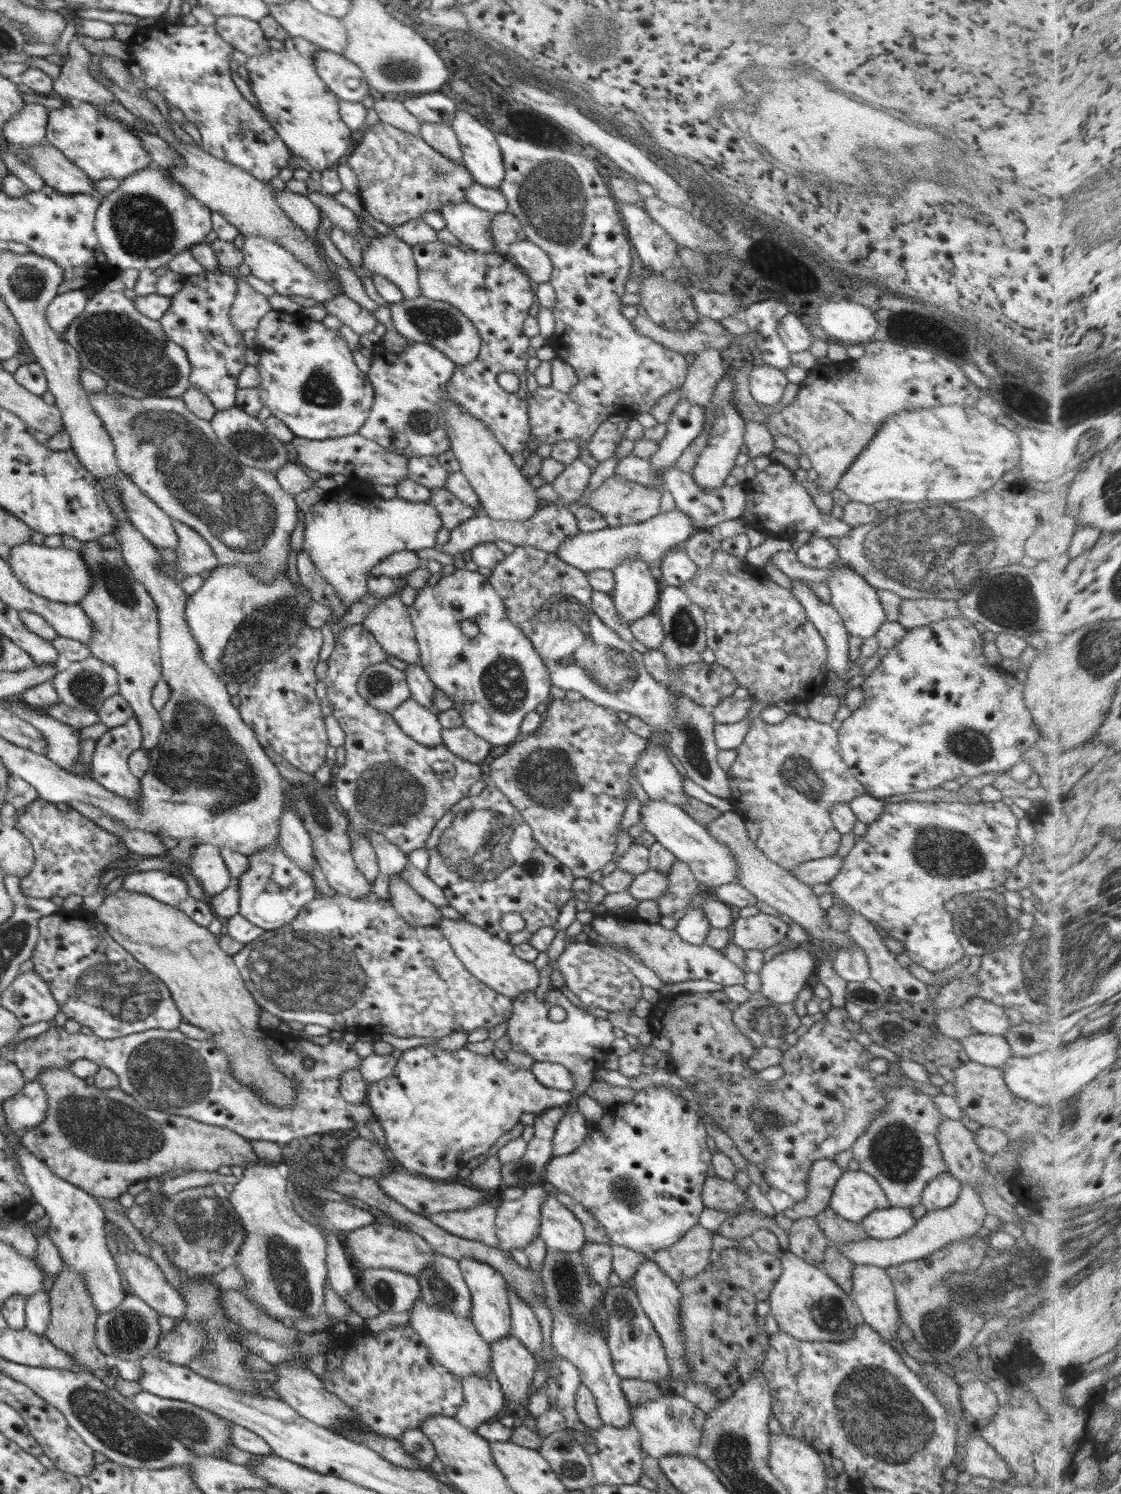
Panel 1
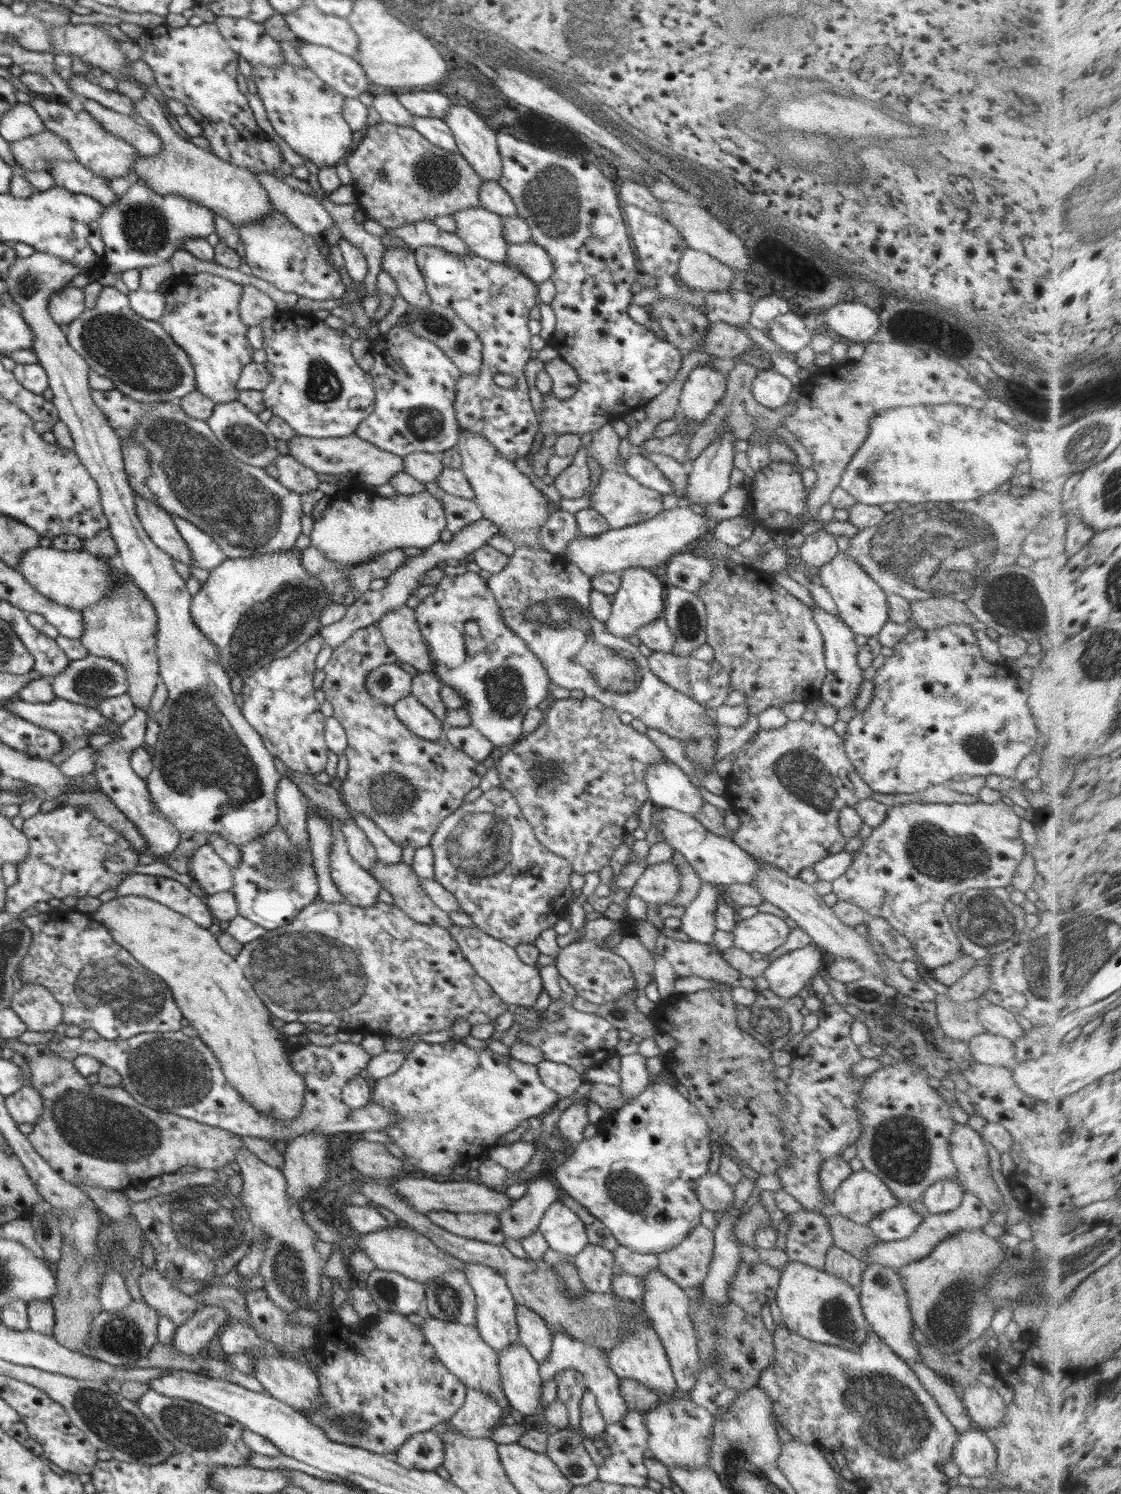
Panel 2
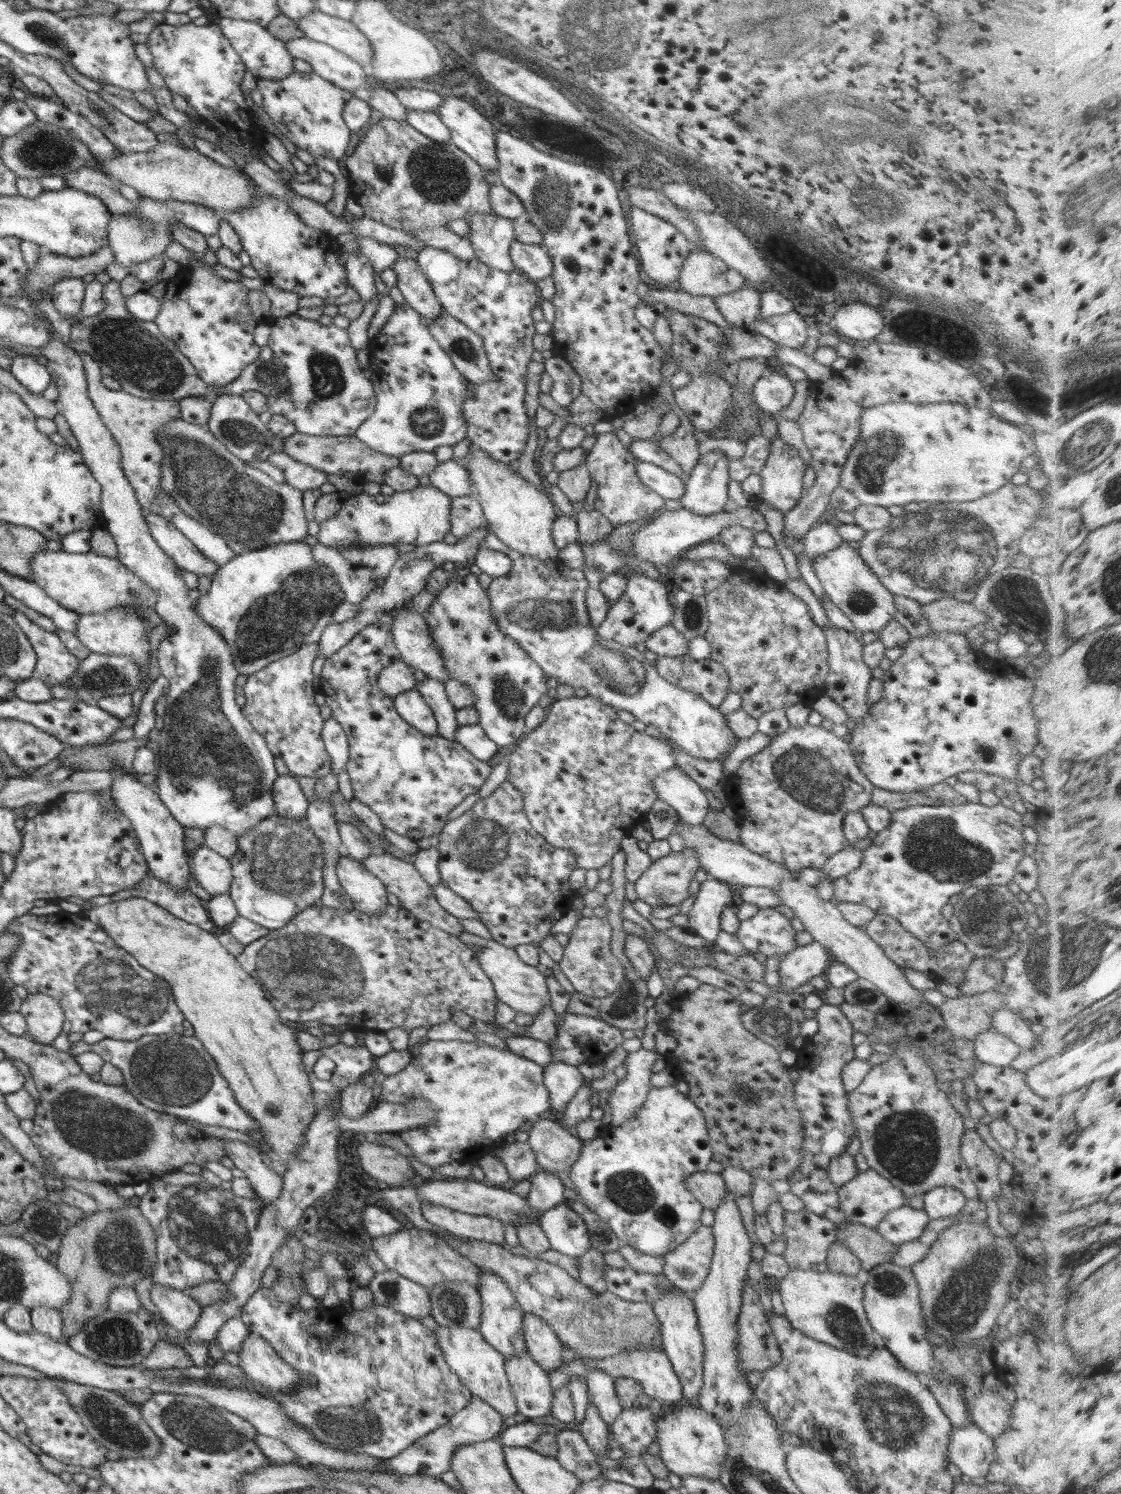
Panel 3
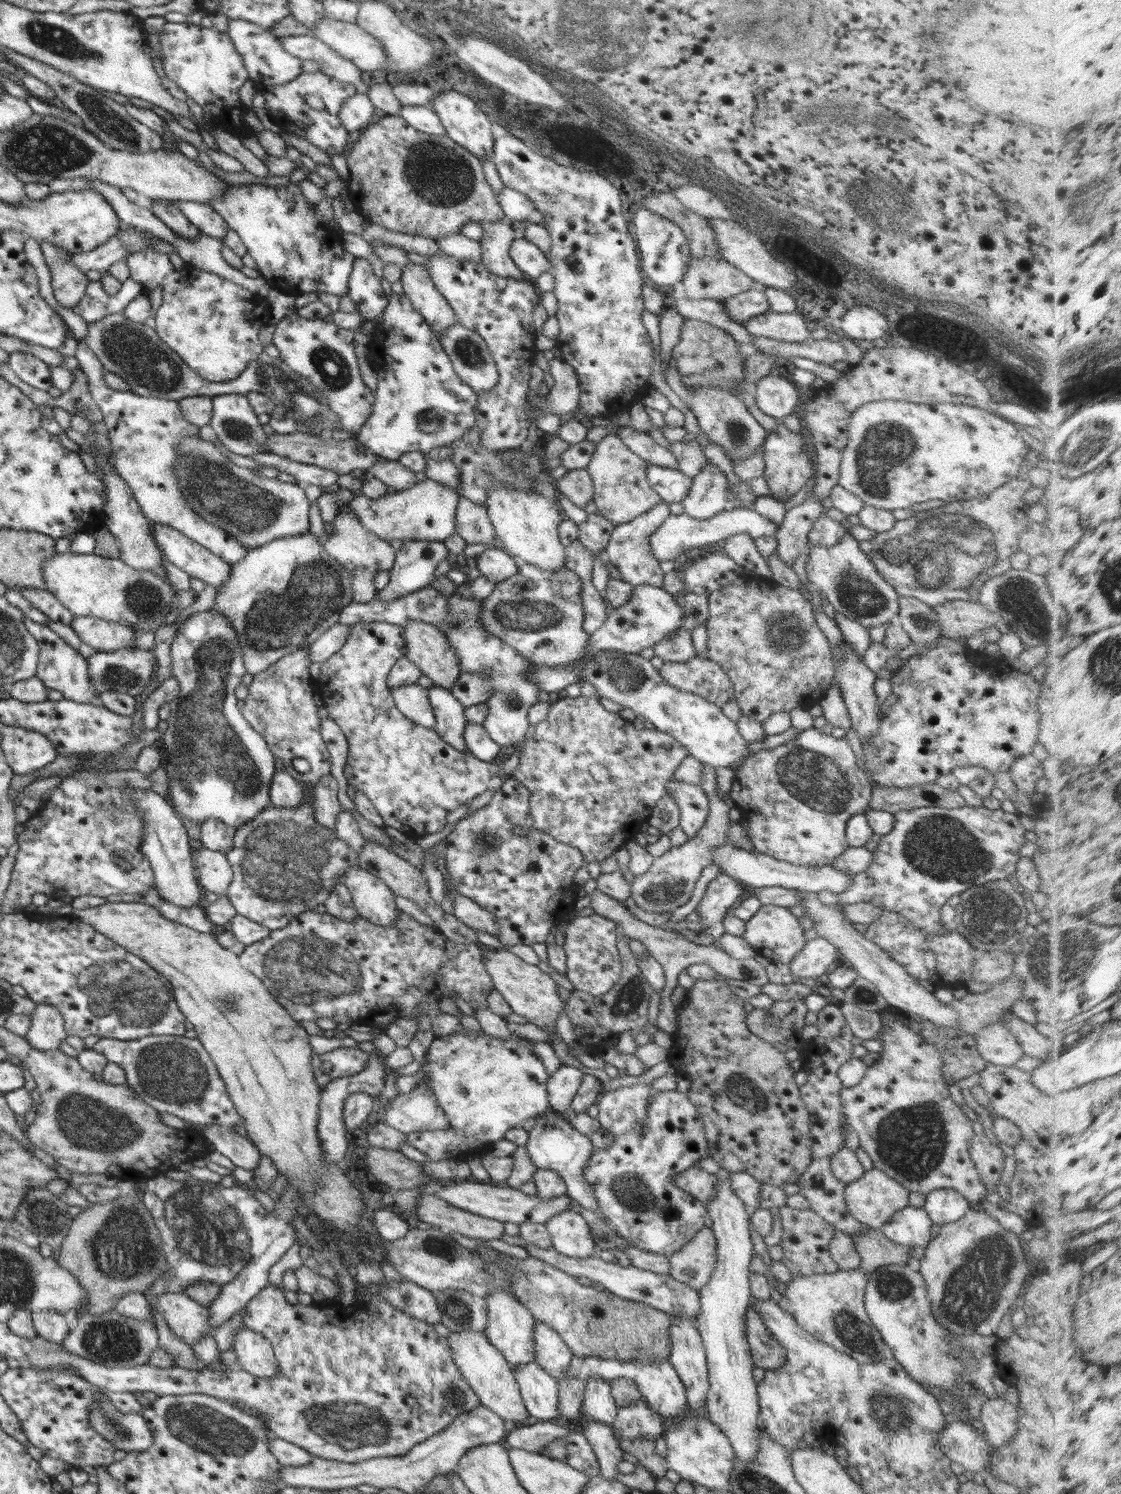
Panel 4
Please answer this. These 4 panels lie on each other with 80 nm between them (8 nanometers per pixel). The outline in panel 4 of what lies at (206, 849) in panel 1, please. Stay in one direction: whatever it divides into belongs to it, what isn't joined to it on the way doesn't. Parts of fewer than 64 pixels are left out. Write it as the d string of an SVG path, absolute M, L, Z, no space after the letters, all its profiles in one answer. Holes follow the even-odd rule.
M204 848L197 853L195 860L201 889L218 896L227 895L228 886L233 880L233 870L226 855Z

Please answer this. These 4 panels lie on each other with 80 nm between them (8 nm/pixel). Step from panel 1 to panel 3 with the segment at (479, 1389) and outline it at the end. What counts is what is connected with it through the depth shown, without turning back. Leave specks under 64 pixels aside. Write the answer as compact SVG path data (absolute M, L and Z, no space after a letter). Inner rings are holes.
M472 1395L470 1405L454 1414L445 1426L436 1428L431 1434L418 1439L412 1446L402 1450L400 1454L383 1459L383 1462L387 1468L391 1468L397 1474L439 1477L443 1472L450 1471L452 1455L458 1447L470 1443L497 1440L497 1436L500 1435L505 1426L503 1421L504 1417L496 1409L477 1398L476 1395Z

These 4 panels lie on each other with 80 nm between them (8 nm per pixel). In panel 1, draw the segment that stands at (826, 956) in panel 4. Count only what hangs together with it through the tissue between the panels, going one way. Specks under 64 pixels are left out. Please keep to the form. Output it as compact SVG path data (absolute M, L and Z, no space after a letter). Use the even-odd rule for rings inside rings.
M806 949L786 950L766 962L760 976L762 983L760 992L772 1002L772 1004L794 1003L799 997L799 992L804 988L808 980L813 980L819 958Z

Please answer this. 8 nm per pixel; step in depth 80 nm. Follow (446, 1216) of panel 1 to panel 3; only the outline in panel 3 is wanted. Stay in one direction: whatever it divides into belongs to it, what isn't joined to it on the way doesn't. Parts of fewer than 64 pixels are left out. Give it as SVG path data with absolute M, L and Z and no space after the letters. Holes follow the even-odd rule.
M428 1203L421 1204L421 1211L428 1222L456 1236L499 1245L505 1242L506 1224L495 1218L466 1214Z

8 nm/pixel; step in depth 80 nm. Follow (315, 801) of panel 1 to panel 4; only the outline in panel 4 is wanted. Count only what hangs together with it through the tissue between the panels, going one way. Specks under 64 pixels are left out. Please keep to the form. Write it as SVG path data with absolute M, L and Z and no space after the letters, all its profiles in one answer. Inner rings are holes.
M349 866L342 882L352 896L357 914L368 922L390 928L396 923L396 901L386 883L358 866Z

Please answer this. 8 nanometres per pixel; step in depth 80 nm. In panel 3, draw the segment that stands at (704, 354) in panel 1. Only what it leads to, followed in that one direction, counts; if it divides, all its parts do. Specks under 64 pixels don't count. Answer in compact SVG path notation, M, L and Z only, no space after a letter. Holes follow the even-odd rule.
M704 372L674 392L674 400L695 431L710 433L732 409L731 386L718 373Z

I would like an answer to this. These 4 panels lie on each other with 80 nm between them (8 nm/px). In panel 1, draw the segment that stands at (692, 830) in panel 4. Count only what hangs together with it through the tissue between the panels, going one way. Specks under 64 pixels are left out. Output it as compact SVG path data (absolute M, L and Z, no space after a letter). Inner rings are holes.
M648 740L646 750L641 752L634 770L638 782L643 786L650 800L663 800L679 807L689 802L689 796L683 787L682 770L661 745Z

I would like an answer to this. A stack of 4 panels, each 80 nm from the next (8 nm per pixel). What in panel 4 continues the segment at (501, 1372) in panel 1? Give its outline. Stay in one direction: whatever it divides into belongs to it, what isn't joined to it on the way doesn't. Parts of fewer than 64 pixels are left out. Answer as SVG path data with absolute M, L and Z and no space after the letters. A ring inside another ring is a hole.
M535 1361L520 1364L512 1369L522 1404L529 1416L534 1416L538 1421L548 1421L558 1418L558 1384Z

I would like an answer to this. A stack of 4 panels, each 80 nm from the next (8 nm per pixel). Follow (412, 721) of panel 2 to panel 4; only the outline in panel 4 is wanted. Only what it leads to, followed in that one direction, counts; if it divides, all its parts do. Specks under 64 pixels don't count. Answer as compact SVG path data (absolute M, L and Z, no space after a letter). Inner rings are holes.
M417 683L410 686L398 686L391 690L395 707L411 721L424 728L433 730L435 714L429 701L428 691L418 686Z

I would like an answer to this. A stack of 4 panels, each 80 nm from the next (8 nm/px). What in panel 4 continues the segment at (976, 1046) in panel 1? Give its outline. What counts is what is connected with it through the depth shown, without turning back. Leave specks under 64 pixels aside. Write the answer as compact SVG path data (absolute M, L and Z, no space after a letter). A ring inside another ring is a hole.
M1002 1019L982 1028L974 1038L978 1052L988 1063L1014 1067L1024 1055L1022 1047L1018 1045L1012 1032L1004 1026Z

